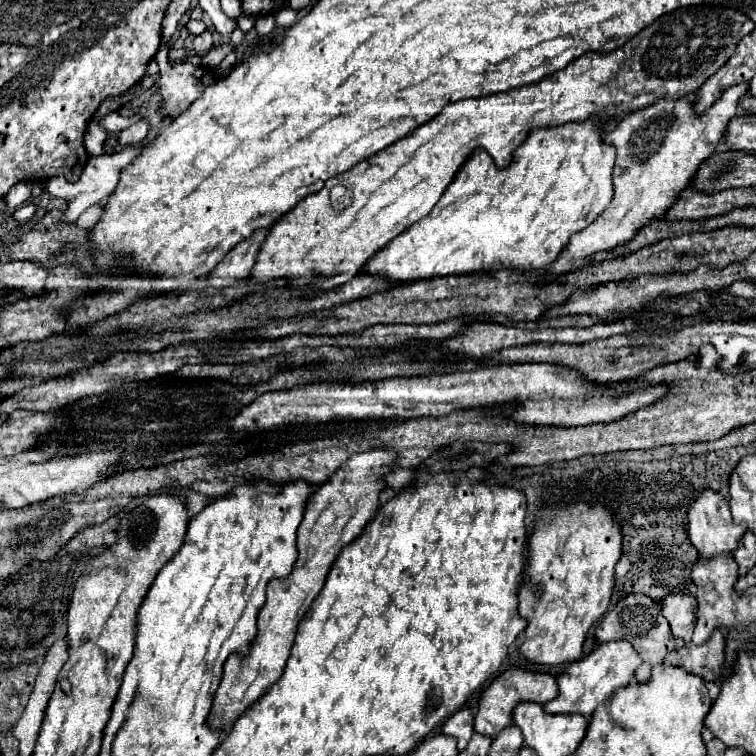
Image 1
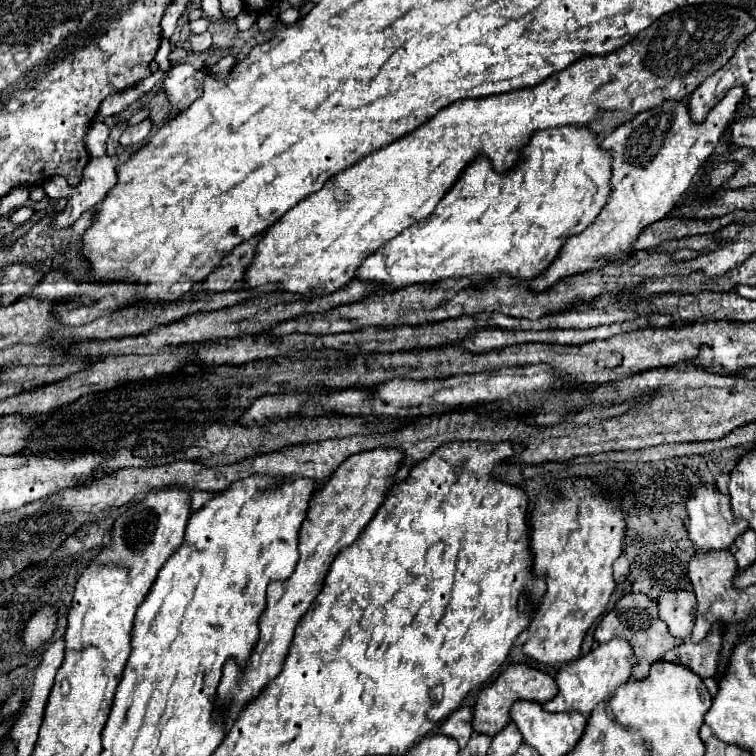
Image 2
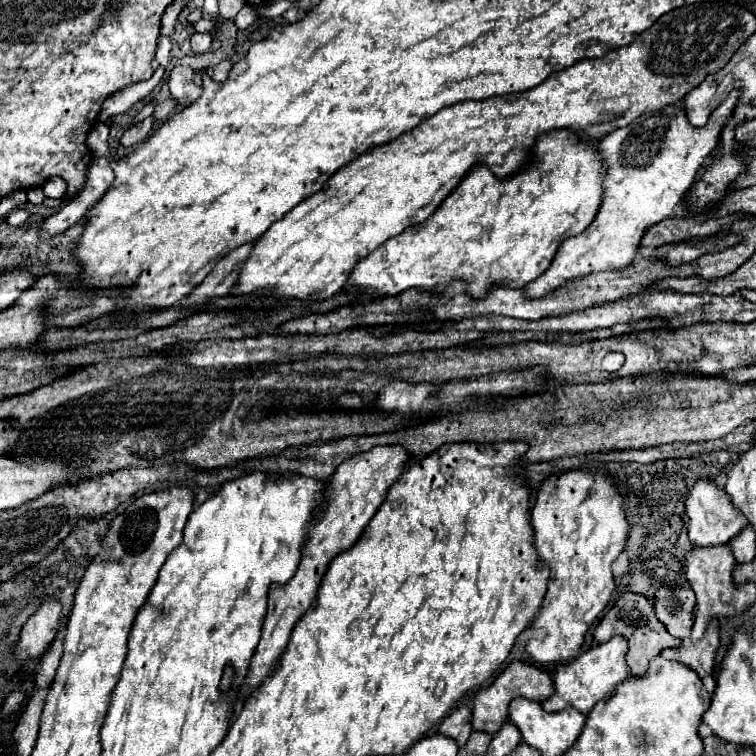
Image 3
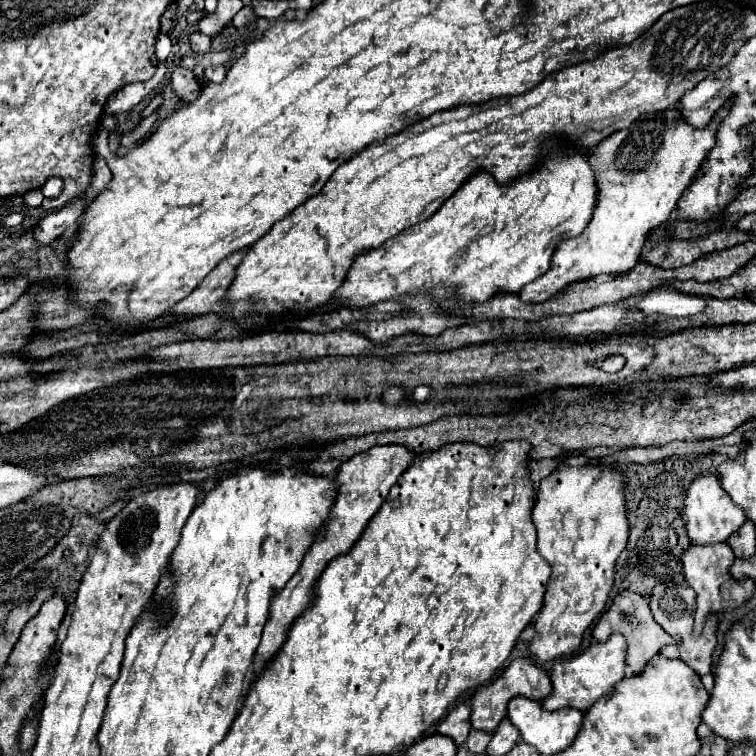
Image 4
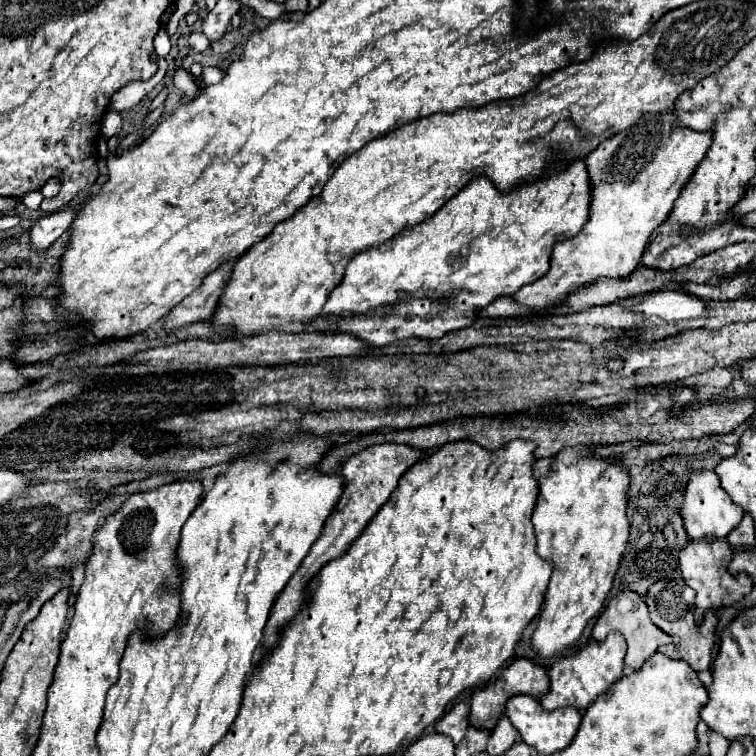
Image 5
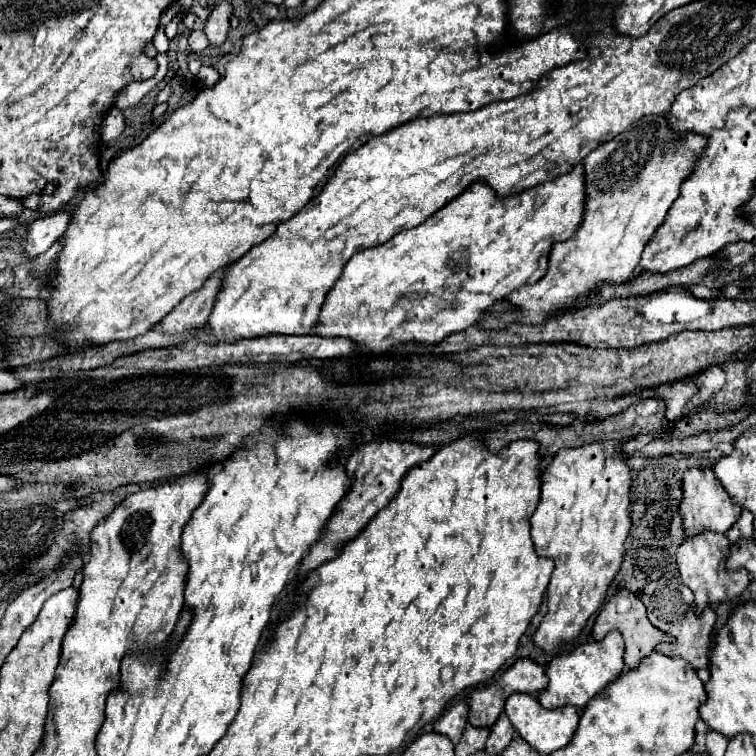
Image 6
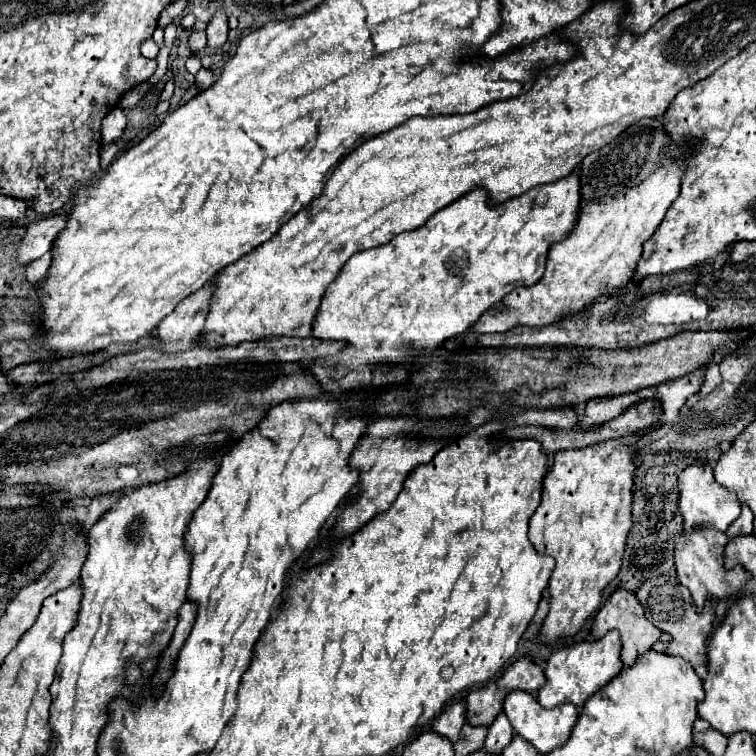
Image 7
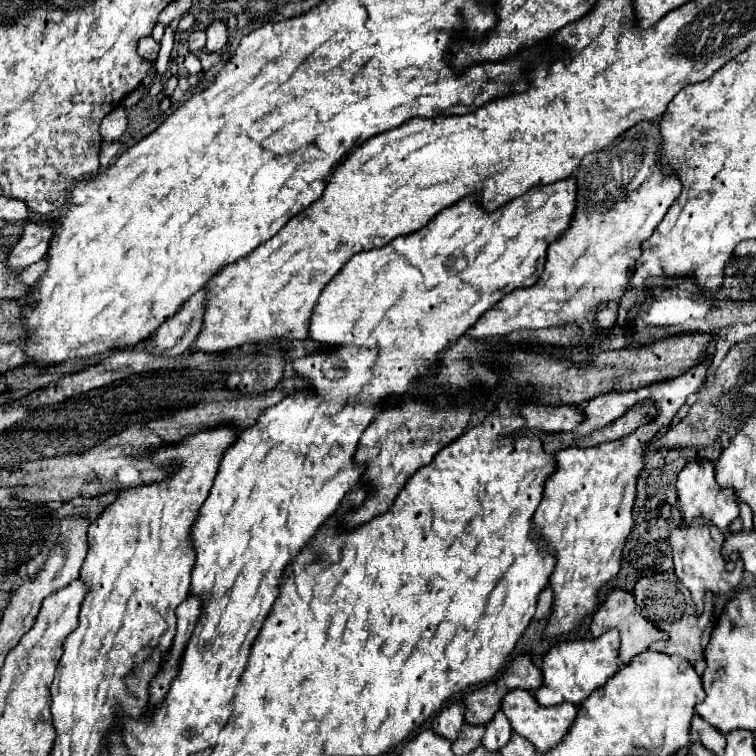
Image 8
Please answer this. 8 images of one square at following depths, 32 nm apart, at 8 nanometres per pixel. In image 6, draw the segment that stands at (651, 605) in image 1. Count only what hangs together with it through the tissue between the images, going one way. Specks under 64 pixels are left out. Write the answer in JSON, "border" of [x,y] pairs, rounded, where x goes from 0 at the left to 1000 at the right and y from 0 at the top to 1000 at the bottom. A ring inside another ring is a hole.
{"border":[[[817,780],[817,783],[799,799],[799,804],[794,807],[794,812],[788,815],[786,828],[788,828],[788,844],[786,844],[786,847],[796,847],[807,833],[817,833],[817,836],[823,839],[825,852],[828,852],[828,857],[825,857],[825,876],[828,876],[831,884],[841,884],[841,881],[847,878],[847,873],[865,860],[868,852],[873,852],[873,849],[889,849],[889,847],[892,847],[886,839],[870,836],[870,831],[860,825],[860,820],[854,817],[854,804],[852,804],[852,799],[847,796],[844,786],[831,783],[831,780]]]}

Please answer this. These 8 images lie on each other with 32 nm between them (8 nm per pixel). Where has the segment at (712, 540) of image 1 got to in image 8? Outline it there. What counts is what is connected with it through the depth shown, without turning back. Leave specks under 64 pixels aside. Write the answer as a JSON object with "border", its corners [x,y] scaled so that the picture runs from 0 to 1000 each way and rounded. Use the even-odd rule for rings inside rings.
{"border":[[[918,608],[910,611],[902,624],[897,627],[897,664],[902,672],[902,683],[907,690],[918,688],[921,683],[931,683],[934,688],[939,688],[947,698],[952,698],[955,704],[963,701],[966,690],[976,683],[976,669],[974,669],[974,653],[968,651],[968,646],[958,646],[947,638],[947,624],[944,624],[944,614],[939,608]]]}

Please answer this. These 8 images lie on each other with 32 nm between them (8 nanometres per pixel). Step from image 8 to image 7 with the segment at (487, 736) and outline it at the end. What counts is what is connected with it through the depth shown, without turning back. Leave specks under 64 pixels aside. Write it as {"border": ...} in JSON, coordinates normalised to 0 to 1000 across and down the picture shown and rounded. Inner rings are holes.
{"border":[[[661,942],[656,947],[656,952],[646,960],[646,971],[643,971],[643,979],[640,979],[640,989],[651,997],[661,997],[667,987],[675,984],[680,974],[680,963],[675,958],[675,952],[669,950],[667,942]]]}

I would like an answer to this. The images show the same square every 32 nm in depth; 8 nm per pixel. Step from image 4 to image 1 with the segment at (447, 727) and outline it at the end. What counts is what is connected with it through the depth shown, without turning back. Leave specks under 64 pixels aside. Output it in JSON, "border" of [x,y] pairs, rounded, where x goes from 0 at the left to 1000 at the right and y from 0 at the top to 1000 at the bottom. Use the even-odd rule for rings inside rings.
{"border":[[[608,937],[608,942],[601,942],[585,960],[585,968],[593,974],[601,974],[606,979],[606,992],[611,992],[622,974],[627,971],[627,947],[622,937]]]}

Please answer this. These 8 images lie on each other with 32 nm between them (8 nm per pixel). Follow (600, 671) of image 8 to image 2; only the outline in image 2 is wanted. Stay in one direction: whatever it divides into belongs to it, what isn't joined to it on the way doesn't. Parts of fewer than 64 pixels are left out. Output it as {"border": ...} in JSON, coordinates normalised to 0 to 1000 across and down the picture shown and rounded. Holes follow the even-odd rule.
{"border":[[[810,844],[802,852],[791,852],[786,860],[780,860],[778,865],[762,870],[759,876],[746,878],[738,892],[735,892],[735,907],[738,907],[738,918],[720,929],[720,939],[722,942],[754,942],[762,939],[772,947],[778,947],[786,934],[802,923],[810,921],[810,915],[831,902],[836,897],[836,881],[841,878],[841,870],[836,868],[836,857],[825,844]]]}

